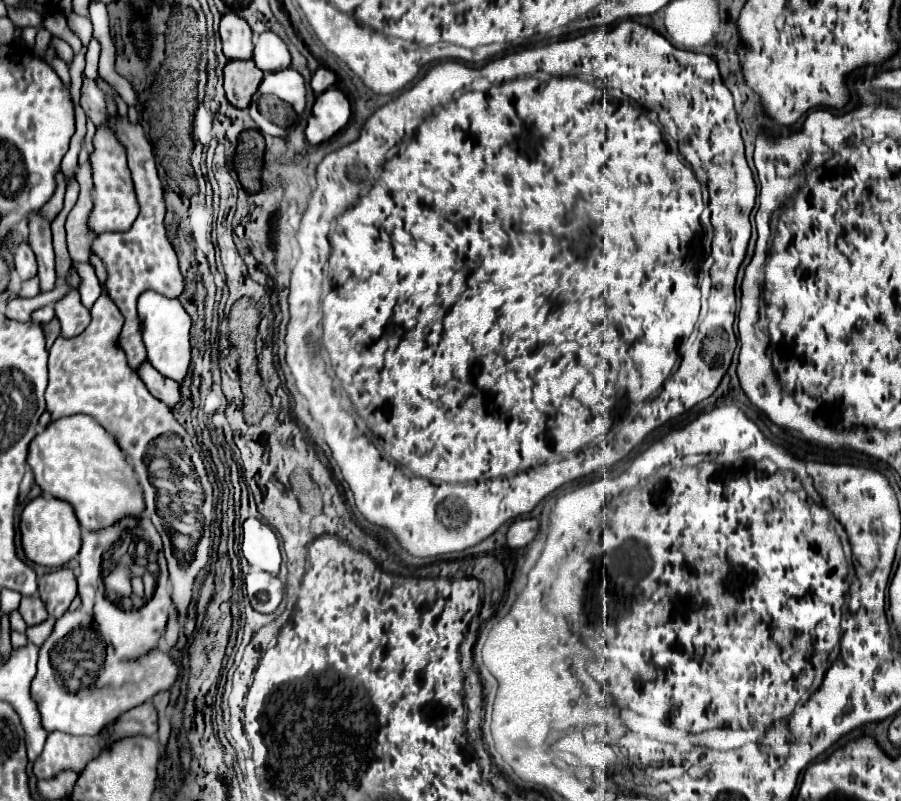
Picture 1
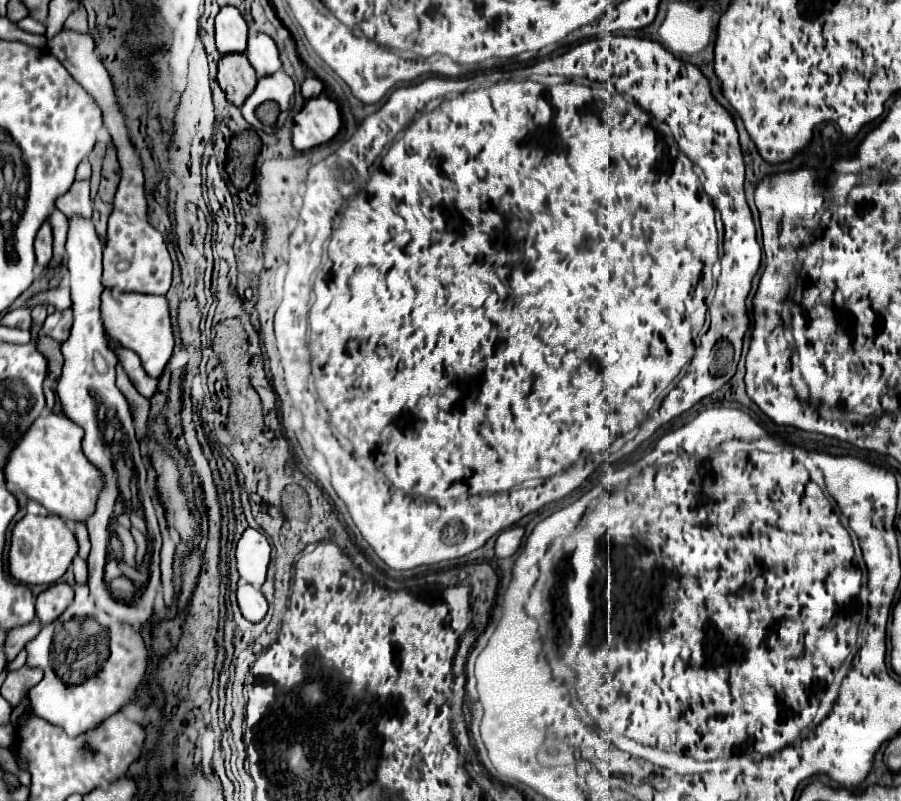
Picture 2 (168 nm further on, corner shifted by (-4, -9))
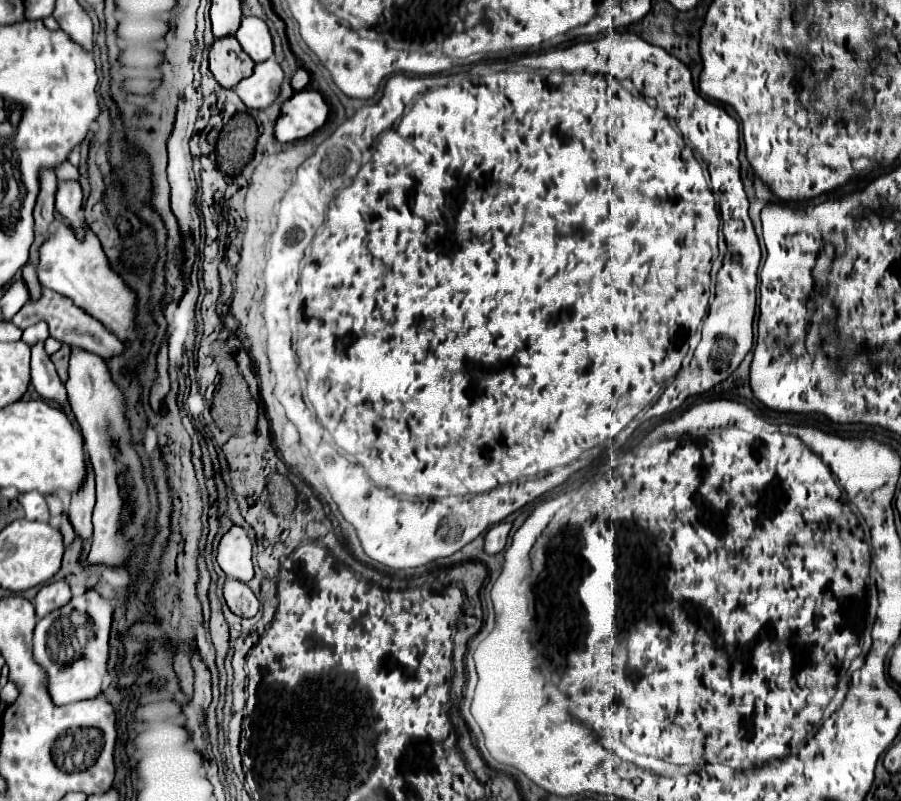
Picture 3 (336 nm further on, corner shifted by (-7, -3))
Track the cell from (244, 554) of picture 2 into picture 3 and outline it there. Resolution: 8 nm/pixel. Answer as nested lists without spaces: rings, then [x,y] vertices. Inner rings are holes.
[[[233,525],[221,537],[219,547],[217,547],[217,563],[225,571],[227,577],[239,579],[243,583],[253,579],[251,549],[253,549],[253,541],[249,539],[247,531],[237,525]]]

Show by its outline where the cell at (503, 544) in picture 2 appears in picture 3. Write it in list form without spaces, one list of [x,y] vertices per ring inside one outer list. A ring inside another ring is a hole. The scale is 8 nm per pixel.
[[[497,523],[493,525],[487,535],[485,535],[485,553],[489,555],[495,555],[499,551],[505,549],[507,545],[507,537],[509,537],[509,531],[511,531],[511,523]]]

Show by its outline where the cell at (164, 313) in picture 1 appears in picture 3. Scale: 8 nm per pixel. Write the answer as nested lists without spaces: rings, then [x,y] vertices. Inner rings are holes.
[[[69,225],[57,227],[39,247],[37,279],[43,287],[69,297],[91,317],[101,321],[119,339],[125,339],[127,331],[133,327],[135,293],[109,267],[109,261],[105,259],[105,253],[99,245],[99,239],[91,231],[85,229],[85,235],[79,239]]]

